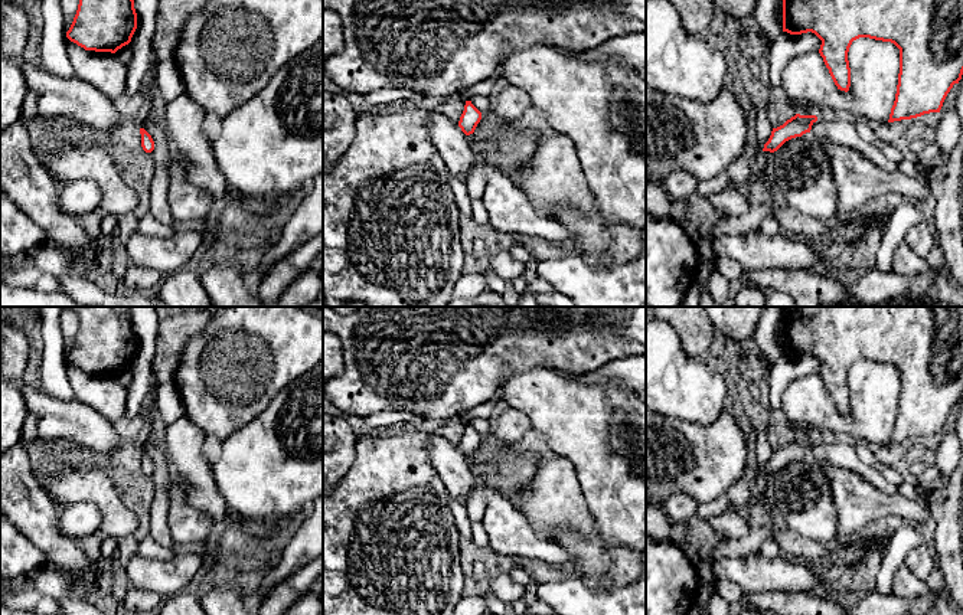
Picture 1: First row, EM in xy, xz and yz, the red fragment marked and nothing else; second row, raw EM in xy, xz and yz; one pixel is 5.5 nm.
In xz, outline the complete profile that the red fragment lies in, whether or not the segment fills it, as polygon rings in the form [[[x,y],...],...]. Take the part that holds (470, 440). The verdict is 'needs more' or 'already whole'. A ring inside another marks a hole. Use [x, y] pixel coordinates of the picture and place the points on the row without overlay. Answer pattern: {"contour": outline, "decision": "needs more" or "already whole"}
{"contour": [[[466,423],[464,434],[460,439],[458,449],[466,458],[474,455],[477,446],[482,442],[482,435],[471,426],[471,423]]], "decision": "already whole"}

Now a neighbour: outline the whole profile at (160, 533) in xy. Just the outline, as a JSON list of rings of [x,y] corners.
[[[144,444],[144,451],[154,464],[154,472],[150,475],[154,482],[154,497],[150,508],[150,537],[163,547],[170,547],[174,540],[169,529],[170,511],[170,471],[167,457],[154,444]]]

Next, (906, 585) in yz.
[[[905,563],[900,565],[894,573],[892,593],[904,598],[913,599],[930,592],[926,580],[918,579],[911,573]]]

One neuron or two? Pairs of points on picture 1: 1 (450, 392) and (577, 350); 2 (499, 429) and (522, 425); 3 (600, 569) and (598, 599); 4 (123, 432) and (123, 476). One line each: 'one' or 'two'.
1: one
2: one
3: two
4: one

